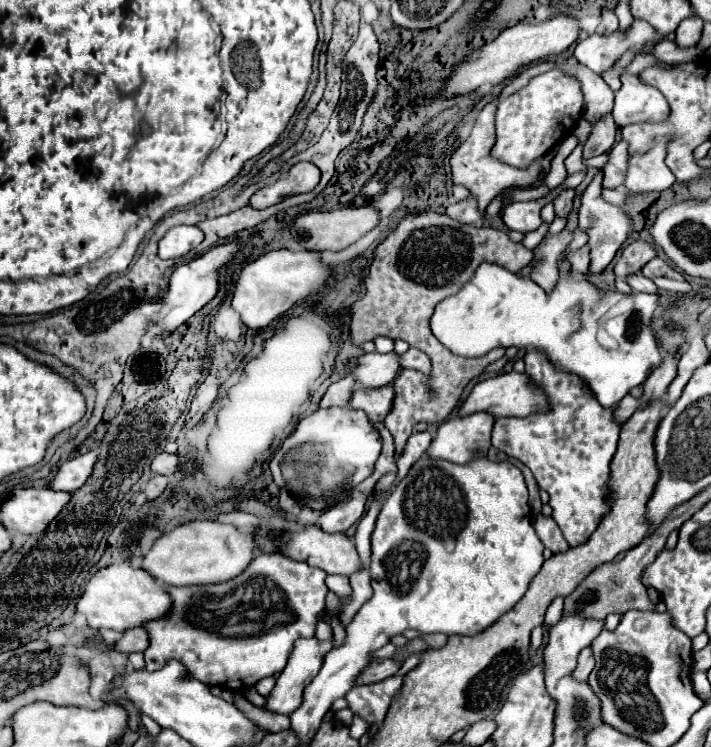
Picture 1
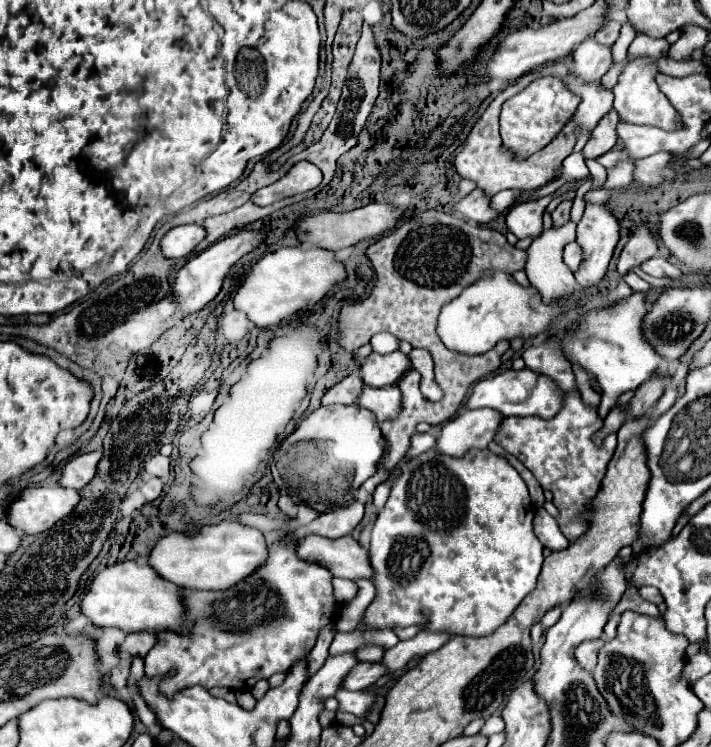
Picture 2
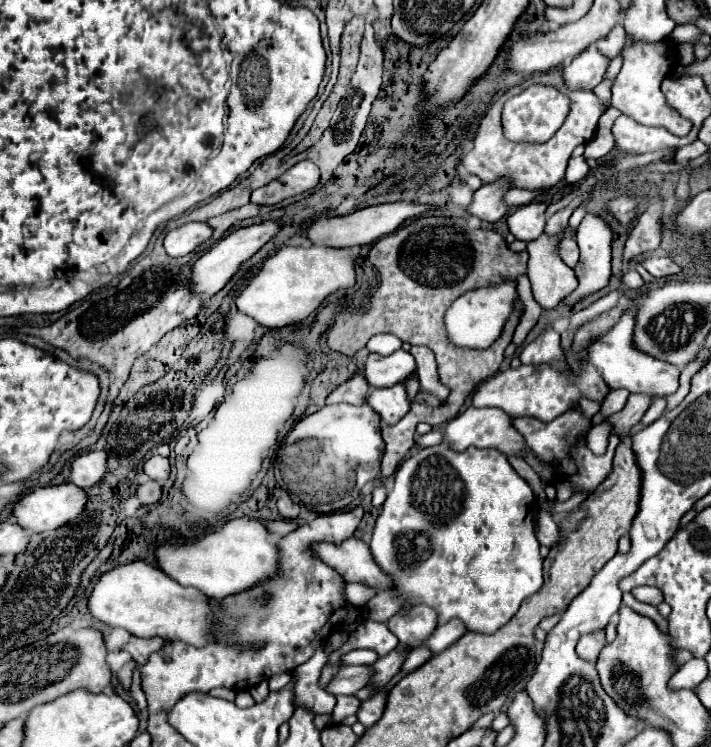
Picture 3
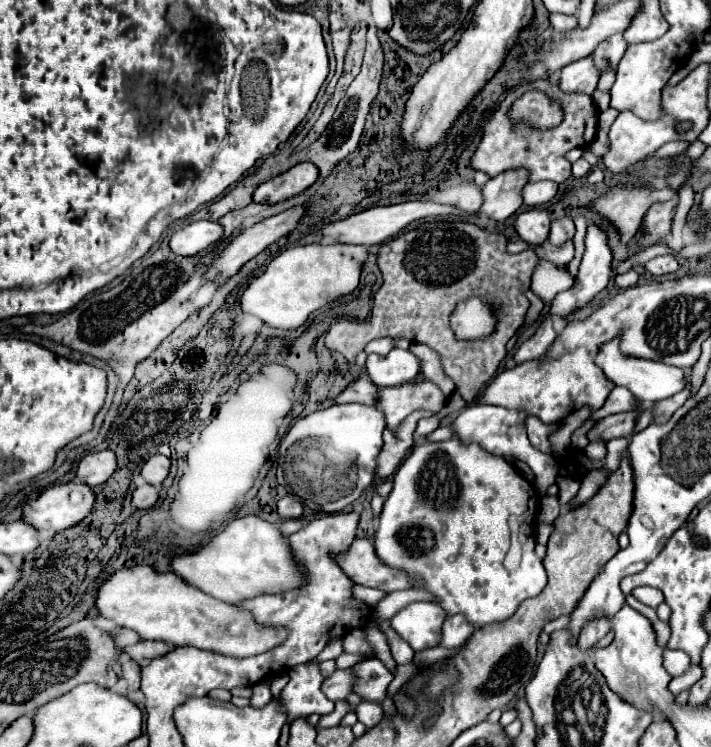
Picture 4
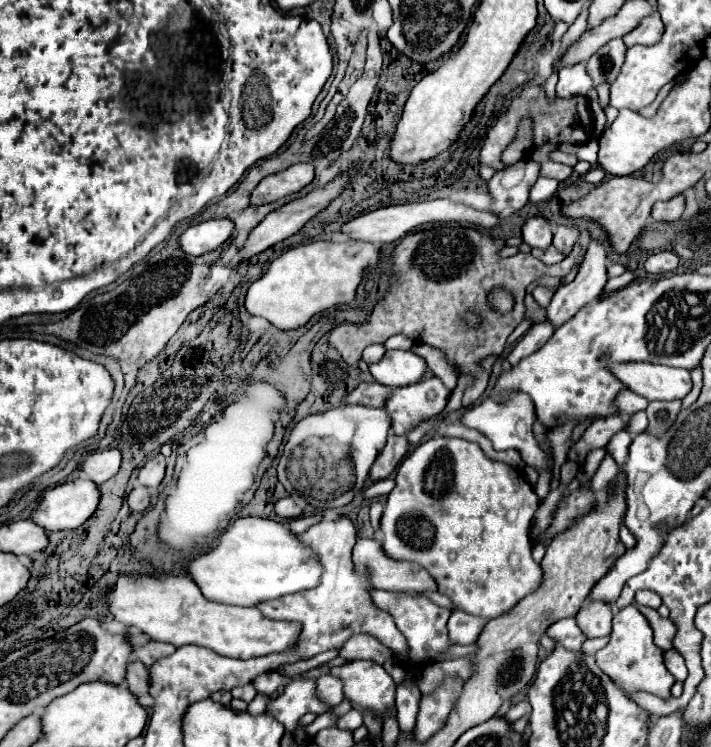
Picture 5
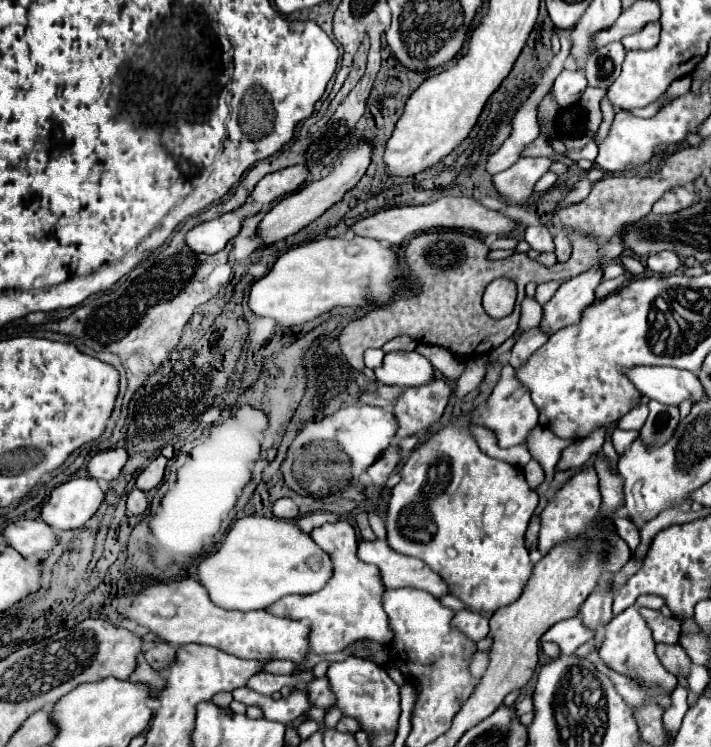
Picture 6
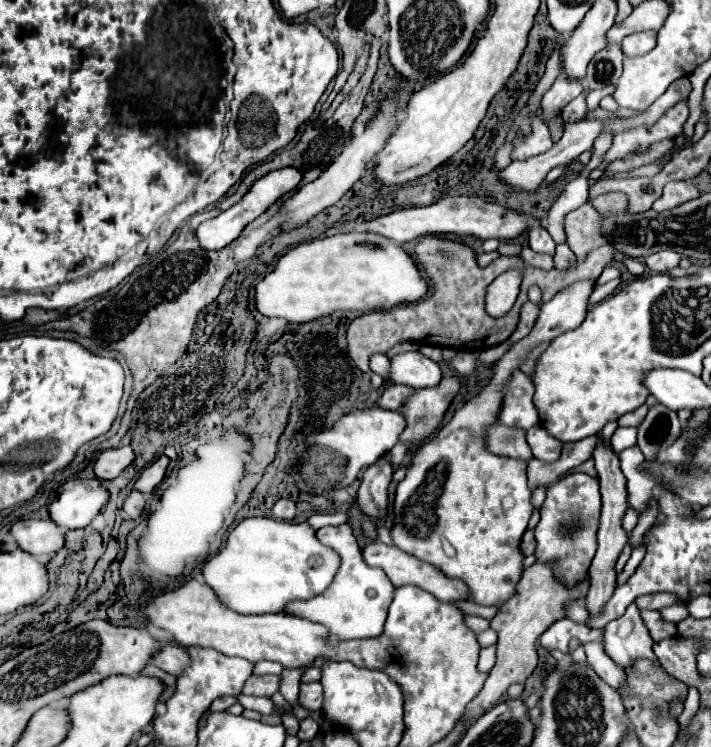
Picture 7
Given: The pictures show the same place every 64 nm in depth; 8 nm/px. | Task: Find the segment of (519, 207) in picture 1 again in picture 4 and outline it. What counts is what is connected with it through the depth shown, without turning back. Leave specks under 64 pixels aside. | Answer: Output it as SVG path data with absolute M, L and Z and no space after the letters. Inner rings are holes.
M528 210L516 218L518 236L530 246L542 246L550 234L550 216L544 210Z

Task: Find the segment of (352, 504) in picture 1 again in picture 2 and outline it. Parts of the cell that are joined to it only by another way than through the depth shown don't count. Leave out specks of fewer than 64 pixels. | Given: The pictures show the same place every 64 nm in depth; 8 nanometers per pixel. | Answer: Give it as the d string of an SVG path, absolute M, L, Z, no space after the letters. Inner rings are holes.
M350 502L340 508L332 508L324 514L320 514L314 522L300 526L292 530L292 536L288 534L284 540L278 540L270 546L270 556L264 568L260 572L254 572L244 584L238 584L238 588L230 588L228 592L200 592L200 590L188 590L184 594L186 598L186 610L188 610L188 624L192 628L190 636L184 634L174 634L174 632L162 632L158 634L158 644L148 652L144 658L144 670L146 678L158 678L158 676L168 676L158 684L160 692L168 698L172 698L176 692L190 688L190 686L202 686L206 690L214 686L224 686L230 690L250 690L258 680L270 678L276 672L288 672L290 666L296 660L302 660L310 654L310 650L316 644L320 628L326 624L336 622L340 604L334 598L334 588L332 588L332 574L328 568L312 562L304 562L302 558L296 556L296 546L302 538L308 534L318 534L324 538L340 538L350 534L362 520L364 516L364 504L362 502Z

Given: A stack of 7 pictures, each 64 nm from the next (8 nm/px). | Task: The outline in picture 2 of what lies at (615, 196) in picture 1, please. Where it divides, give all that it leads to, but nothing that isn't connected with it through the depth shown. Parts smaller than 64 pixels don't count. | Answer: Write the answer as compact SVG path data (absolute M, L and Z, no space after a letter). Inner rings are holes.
M601 188L597 190L590 190L584 197L585 201L592 203L605 203L609 200L611 194L608 190Z

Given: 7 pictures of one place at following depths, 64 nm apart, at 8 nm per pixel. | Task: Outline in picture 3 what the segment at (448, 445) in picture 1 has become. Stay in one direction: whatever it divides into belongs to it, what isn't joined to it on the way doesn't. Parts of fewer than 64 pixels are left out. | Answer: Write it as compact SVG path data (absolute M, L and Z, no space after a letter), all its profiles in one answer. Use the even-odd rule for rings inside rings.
M466 408L464 412L460 412L456 418L452 418L446 428L444 428L444 442L450 444L450 448L462 452L468 446L476 446L476 448L494 448L498 452L502 452L504 456L524 456L524 460L536 470L536 474L540 476L542 484L548 484L554 480L554 468L550 468L550 464L538 460L536 456L532 456L532 452L526 448L524 444L524 436L512 426L512 416L508 416L506 412L502 412L502 408Z

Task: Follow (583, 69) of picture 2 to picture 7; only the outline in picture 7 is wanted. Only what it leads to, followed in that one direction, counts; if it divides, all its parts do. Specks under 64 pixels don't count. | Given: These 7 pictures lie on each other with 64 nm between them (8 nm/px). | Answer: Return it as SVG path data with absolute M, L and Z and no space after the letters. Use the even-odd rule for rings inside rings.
M560 74L560 76L556 78L556 82L552 84L552 88L544 94L542 104L540 104L542 116L544 116L546 124L548 124L552 118L560 116L562 108L564 108L570 100L574 100L580 92L582 92L582 84L580 84L578 80L568 80L568 76Z

